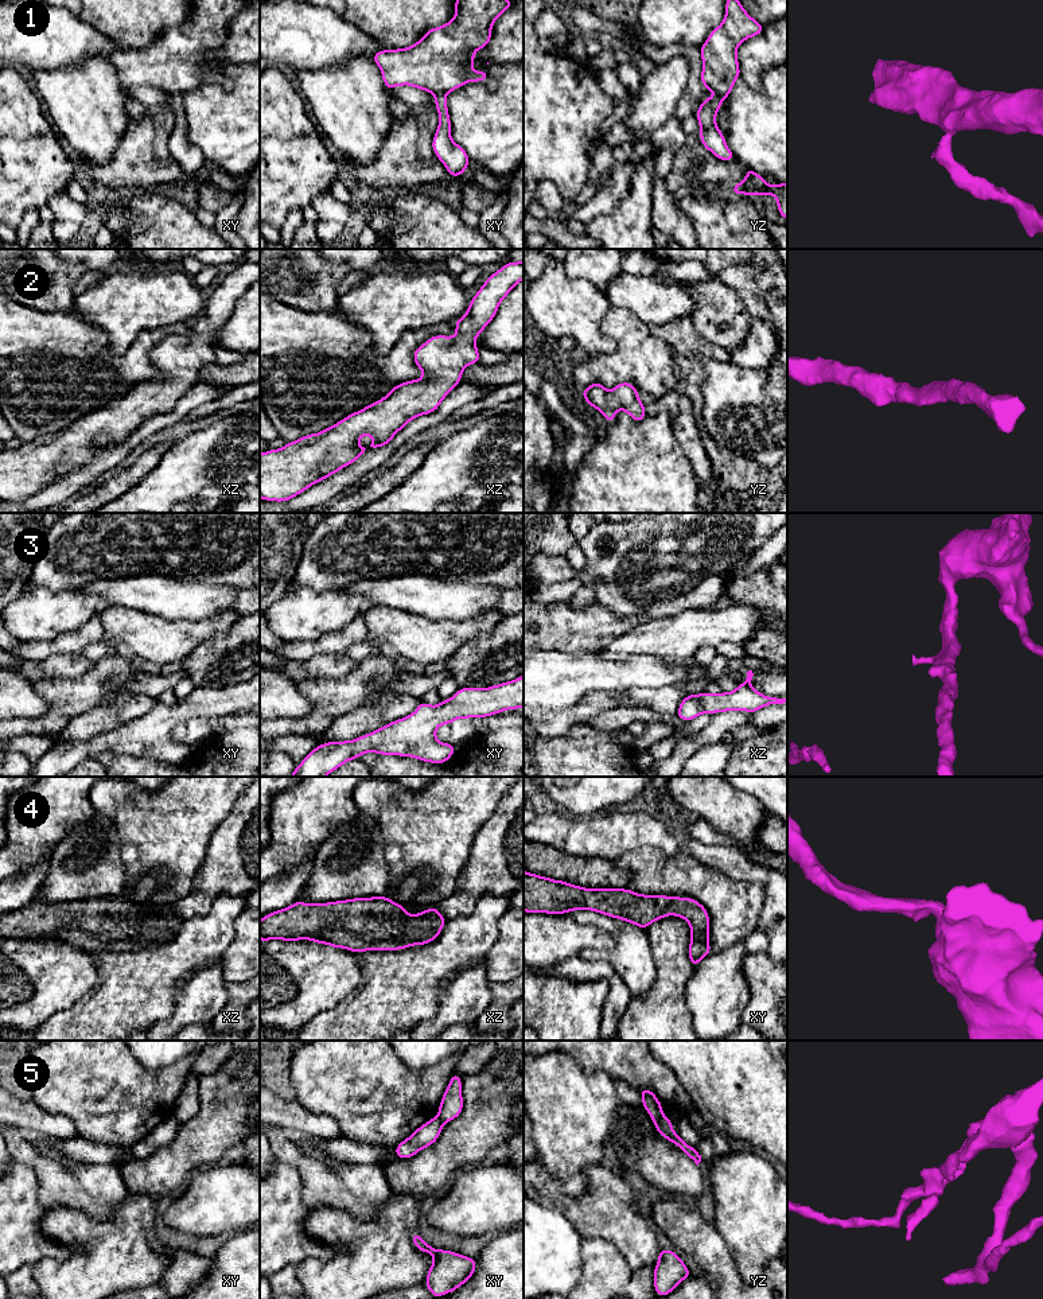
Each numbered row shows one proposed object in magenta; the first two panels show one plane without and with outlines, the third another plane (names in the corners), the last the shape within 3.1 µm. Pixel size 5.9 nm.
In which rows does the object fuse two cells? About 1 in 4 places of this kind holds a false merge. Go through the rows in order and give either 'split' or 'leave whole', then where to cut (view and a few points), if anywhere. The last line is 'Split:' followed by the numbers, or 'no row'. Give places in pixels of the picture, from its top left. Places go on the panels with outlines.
1: split; cut yz (717, 94), (723, 98)
2: leave whole; cut none
3: leave whole; cut none
4: leave whole; cut none
5: split; cut yz (664, 1116), (653, 1120)
Split: 1, 5

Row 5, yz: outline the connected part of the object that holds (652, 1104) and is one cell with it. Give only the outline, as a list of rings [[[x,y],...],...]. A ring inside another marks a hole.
[[[642,1089],[639,1090],[639,1093],[642,1097],[642,1105],[653,1120],[665,1117],[665,1113],[661,1107],[661,1101],[650,1089]]]

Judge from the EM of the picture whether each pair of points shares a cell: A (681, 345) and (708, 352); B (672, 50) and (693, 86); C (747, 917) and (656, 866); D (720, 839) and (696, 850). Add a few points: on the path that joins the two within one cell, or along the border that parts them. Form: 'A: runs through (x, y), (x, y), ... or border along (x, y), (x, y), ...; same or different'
A: runs through (688, 345), (701, 347); same
B: runs through (684, 51), (695, 61), (695, 74); same
C: runs through (724, 899), (704, 883), (678, 875); same
D: border along (684, 836), (707, 844), (732, 844), (738, 847); different

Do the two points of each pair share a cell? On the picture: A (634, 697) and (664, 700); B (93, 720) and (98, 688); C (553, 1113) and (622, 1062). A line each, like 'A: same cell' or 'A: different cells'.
A: same cell
B: different cells
C: different cells

